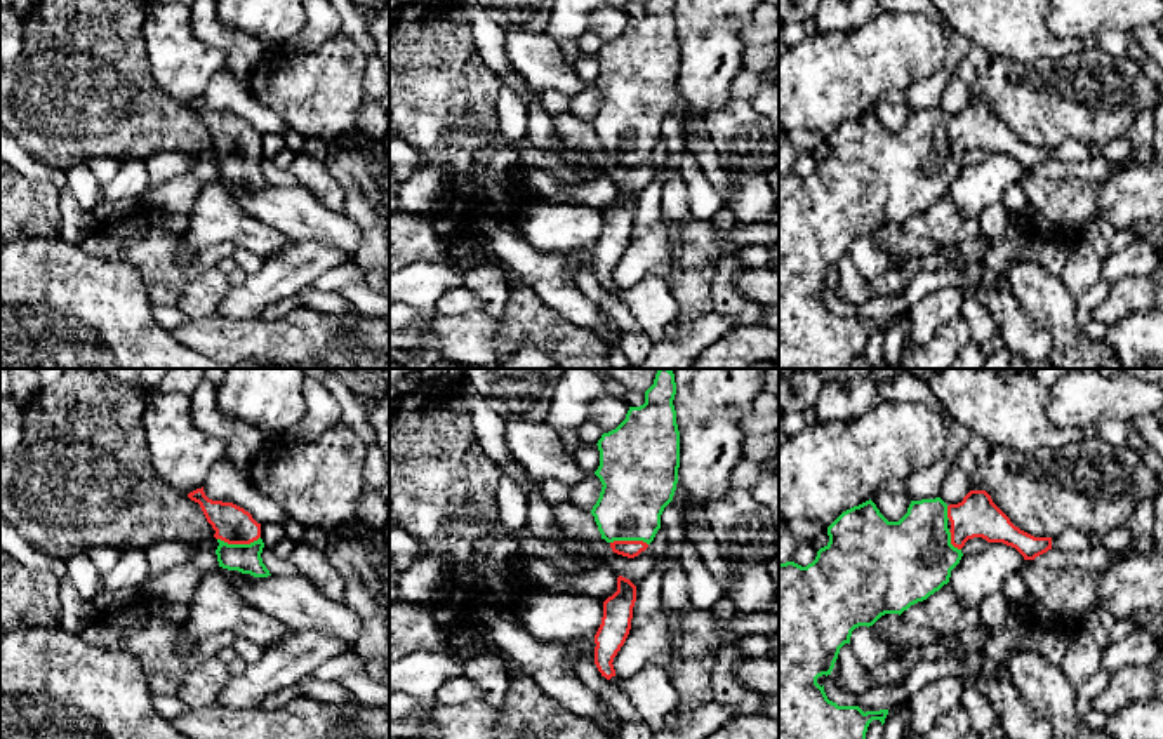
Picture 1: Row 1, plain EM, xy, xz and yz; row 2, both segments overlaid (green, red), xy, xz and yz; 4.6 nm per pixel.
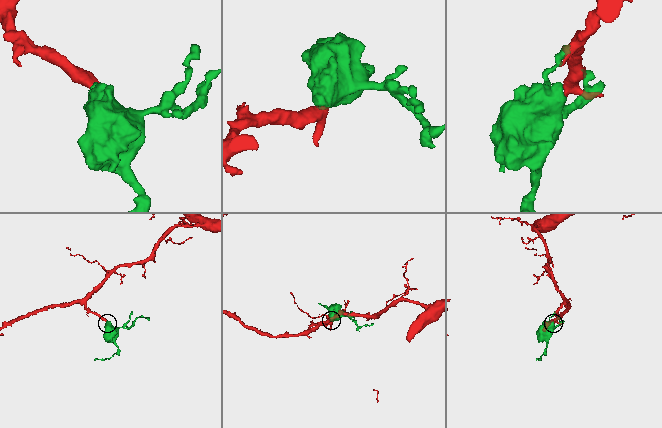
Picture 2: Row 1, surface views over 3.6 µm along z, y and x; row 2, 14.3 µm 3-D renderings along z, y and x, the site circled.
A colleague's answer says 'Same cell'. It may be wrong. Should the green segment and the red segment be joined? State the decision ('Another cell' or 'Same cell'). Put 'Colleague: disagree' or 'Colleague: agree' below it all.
Same cell
Colleague: agree

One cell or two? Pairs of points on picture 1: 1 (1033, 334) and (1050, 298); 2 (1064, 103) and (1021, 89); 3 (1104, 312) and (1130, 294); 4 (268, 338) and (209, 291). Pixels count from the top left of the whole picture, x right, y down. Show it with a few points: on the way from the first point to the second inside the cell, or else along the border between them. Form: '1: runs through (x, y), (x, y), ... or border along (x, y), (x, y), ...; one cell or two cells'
1: border along (1010, 292), (1019, 306), (1049, 336), (1050, 350); two cells
2: runs through (1054, 103), (1031, 99); one cell
3: runs through (1111, 308), (1123, 298); one cell
4: border along (214, 312), (188, 319); two cells

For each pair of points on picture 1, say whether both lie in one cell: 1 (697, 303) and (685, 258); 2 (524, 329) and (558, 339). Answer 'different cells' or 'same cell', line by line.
1: same cell
2: same cell

